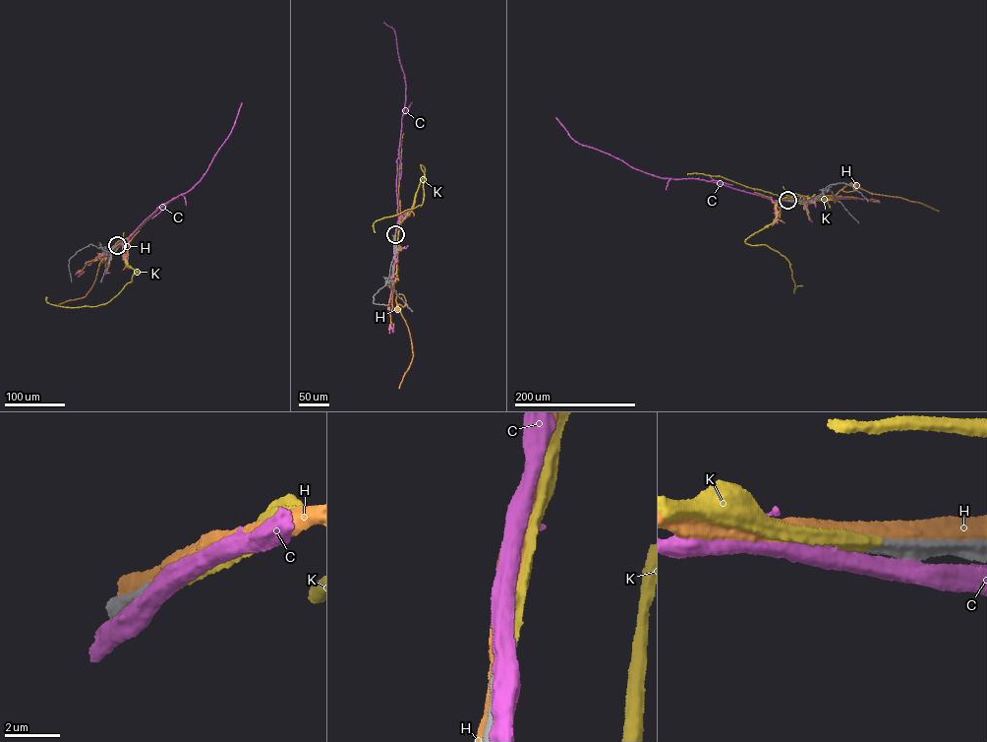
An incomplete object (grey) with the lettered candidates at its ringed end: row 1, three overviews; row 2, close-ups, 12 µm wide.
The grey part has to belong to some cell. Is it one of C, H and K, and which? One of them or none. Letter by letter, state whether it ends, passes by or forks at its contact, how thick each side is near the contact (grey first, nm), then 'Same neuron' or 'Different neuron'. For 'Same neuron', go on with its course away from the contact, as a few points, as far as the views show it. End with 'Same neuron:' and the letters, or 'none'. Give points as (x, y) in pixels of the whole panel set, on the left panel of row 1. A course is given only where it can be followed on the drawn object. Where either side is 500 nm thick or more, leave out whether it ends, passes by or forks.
C: Thickness 500 nm (grey) against 550 nm. Different neuron
H: Thickness 550 nm (grey) against 550 nm. Different neuron
K: It ends there. Thickness 480 nm (grey) against 440 nm. Same neuron. Its course: (117, 245), (122, 245), (126, 264), (140, 273), (134, 274), (108, 302), (68, 307), (46, 300)
Same neuron: K

